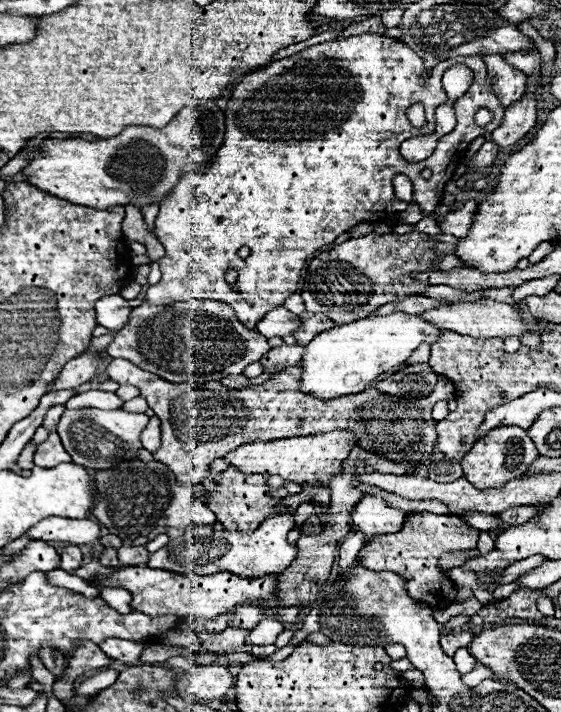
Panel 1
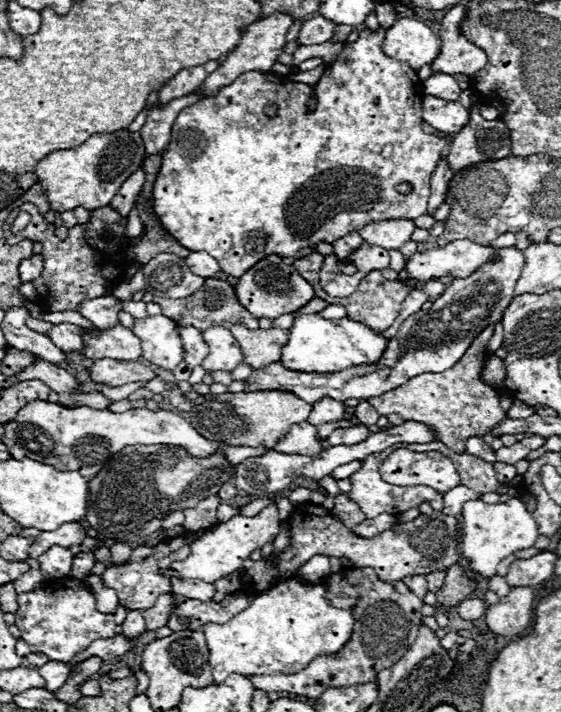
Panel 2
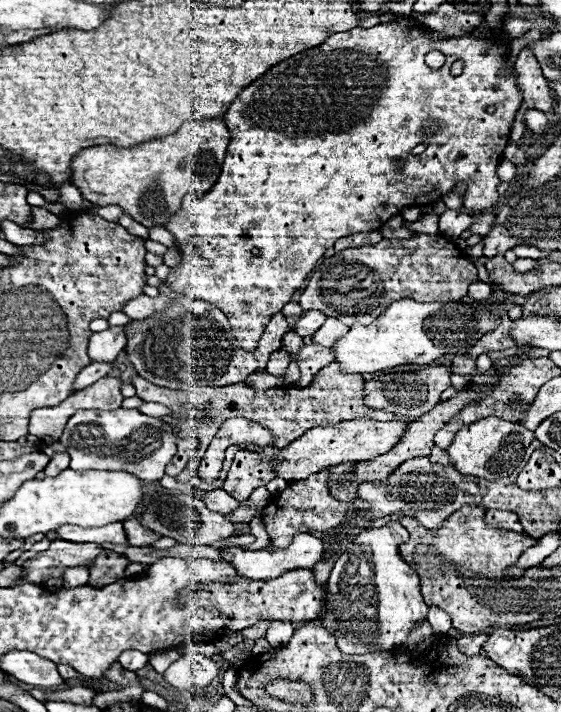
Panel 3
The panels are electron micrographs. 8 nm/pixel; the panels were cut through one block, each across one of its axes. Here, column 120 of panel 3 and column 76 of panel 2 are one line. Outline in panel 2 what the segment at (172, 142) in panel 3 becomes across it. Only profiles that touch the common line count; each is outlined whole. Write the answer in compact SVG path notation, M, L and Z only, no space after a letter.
M122 128L108 134L94 134L72 150L50 152L34 166L34 174L38 184L46 190L52 212L62 214L66 210L74 210L76 206L96 210L110 204L122 182L142 166L144 158L146 150L142 150L140 132Z

